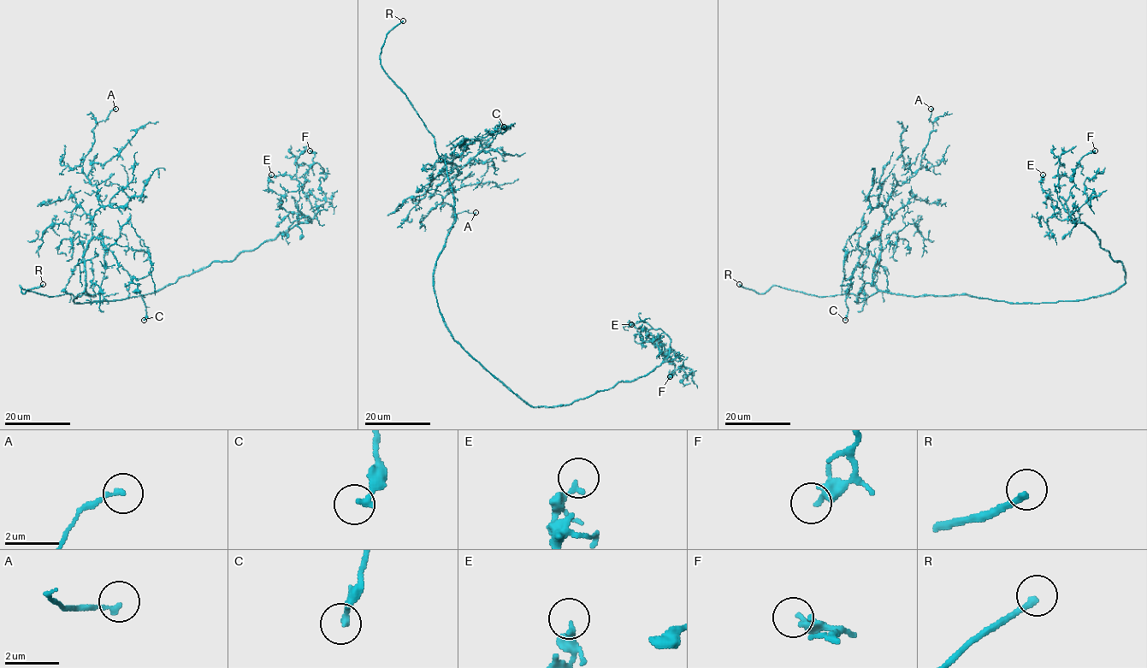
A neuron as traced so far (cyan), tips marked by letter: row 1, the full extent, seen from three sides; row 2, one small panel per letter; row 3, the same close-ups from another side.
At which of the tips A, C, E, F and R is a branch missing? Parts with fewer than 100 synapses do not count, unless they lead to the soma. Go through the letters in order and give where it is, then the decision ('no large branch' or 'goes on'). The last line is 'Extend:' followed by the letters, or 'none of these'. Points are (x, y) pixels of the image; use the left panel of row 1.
A: at (115, 109); no large branch
C: at (144, 320); no large branch
E: at (271, 174); no large branch
F: at (310, 150); no large branch
R: at (43, 284); goes on
Extend: R

